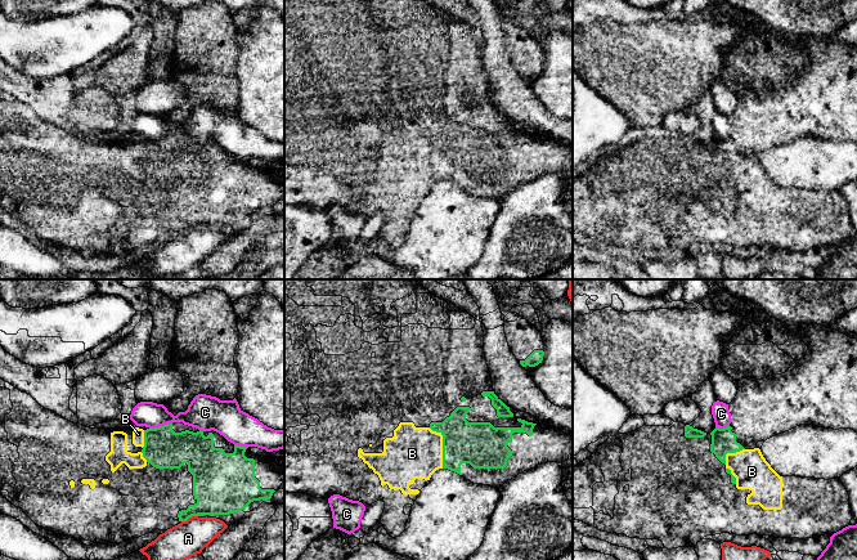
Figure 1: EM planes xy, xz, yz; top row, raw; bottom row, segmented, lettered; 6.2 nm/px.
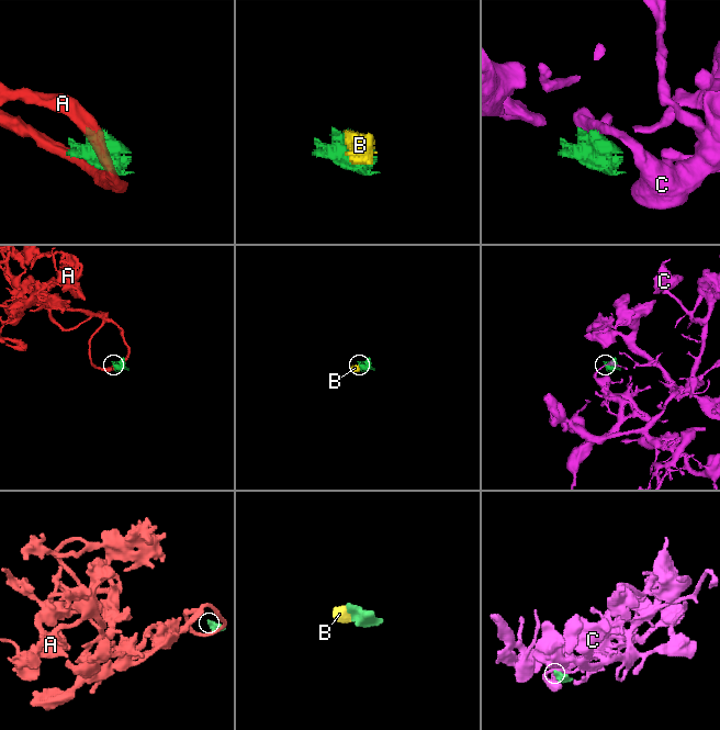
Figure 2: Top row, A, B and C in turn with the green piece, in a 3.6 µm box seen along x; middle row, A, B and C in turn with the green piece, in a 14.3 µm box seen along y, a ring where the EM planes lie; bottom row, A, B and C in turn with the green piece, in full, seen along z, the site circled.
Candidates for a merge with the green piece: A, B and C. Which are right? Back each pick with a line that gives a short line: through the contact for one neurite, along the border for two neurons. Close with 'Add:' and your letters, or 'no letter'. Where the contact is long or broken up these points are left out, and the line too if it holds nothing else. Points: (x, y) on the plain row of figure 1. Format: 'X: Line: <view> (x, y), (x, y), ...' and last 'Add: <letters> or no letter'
Add: B

